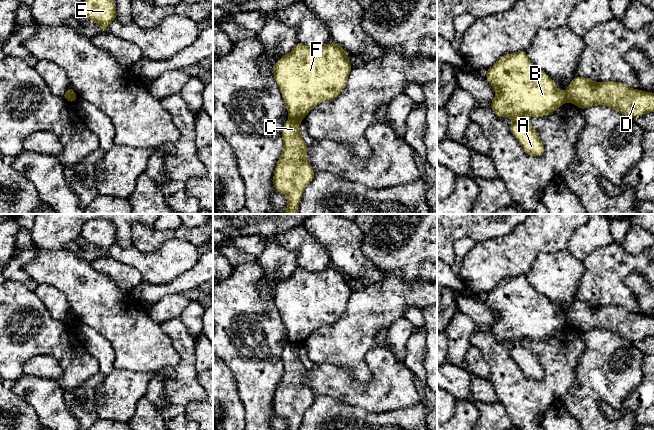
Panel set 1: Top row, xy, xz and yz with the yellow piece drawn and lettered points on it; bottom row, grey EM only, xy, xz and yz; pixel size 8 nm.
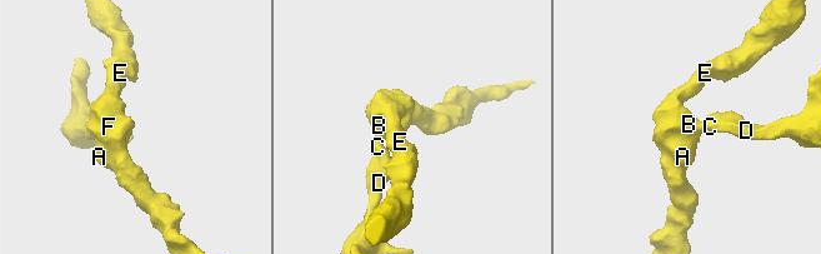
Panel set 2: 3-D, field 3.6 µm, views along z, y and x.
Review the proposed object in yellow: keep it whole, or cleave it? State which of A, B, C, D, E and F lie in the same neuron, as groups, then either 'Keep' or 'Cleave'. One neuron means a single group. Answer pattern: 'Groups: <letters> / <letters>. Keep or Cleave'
Groups: A B E F / C D. Cleave

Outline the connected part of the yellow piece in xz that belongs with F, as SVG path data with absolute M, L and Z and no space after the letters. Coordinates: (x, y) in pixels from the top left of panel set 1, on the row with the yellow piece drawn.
M332 41L322 47L307 47L298 42L287 55L276 62L273 71L290 119L302 121L317 104L323 101L334 100L345 88L351 70L352 67L349 62L348 53Z

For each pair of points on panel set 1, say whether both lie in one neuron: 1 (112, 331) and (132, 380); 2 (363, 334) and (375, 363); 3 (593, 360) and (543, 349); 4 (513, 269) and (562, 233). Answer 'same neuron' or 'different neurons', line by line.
1: different neurons
2: different neurons
3: different neurons
4: same neuron

